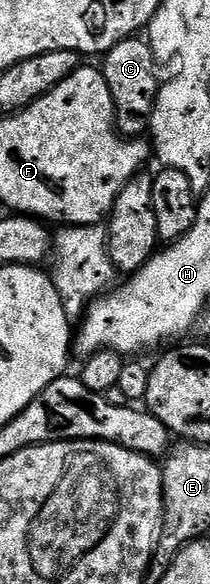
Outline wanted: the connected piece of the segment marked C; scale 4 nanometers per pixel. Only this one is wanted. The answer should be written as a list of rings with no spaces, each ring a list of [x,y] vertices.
[[[134,35],[121,41],[104,54],[103,72],[107,79],[107,87],[111,87],[111,99],[117,116],[117,131],[126,139],[137,139],[148,134],[153,108],[157,102],[157,68],[159,62],[148,40]]]

